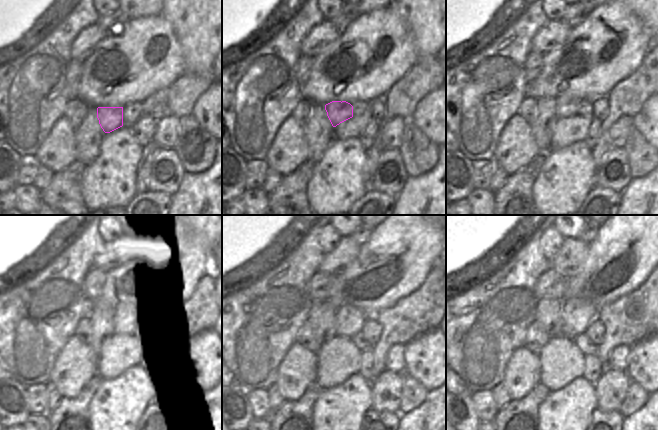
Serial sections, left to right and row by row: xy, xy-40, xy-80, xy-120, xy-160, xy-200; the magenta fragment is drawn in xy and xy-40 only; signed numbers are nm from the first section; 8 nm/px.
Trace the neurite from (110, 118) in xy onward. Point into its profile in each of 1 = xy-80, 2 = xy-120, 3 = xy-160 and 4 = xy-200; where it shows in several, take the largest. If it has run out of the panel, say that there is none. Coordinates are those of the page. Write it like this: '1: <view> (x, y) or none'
1: xy-80 (568, 106)
2: xy-120 (124, 322)
3: xy-160 (350, 320)
4: xy-200 (577, 314)

